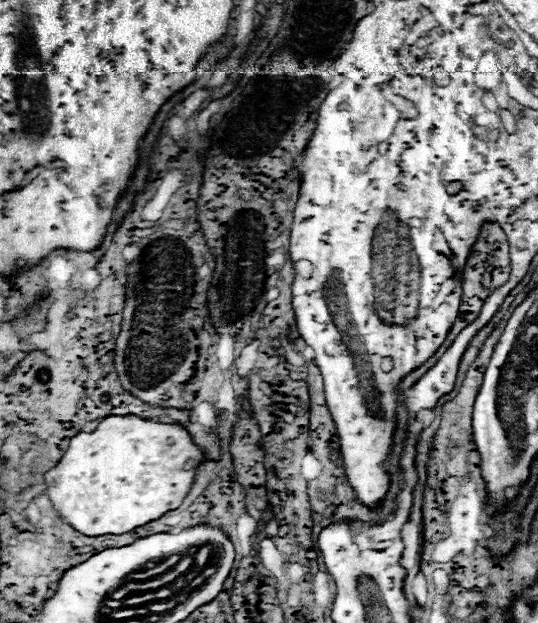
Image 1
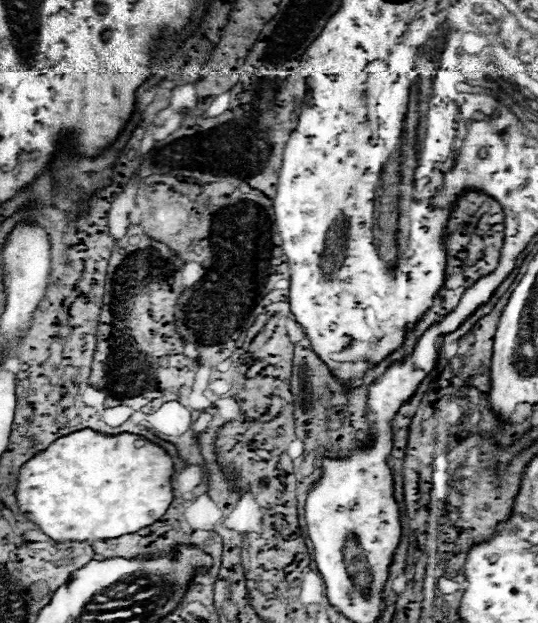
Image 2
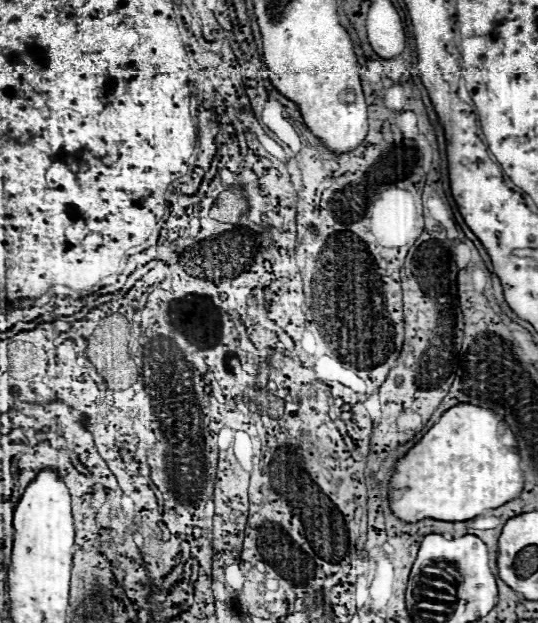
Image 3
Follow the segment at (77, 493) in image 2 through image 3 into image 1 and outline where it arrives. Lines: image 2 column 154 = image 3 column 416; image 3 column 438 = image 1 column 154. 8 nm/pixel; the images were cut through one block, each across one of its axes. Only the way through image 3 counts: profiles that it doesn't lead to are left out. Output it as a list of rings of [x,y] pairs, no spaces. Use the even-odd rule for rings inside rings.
[[[106,416],[100,426],[88,434],[80,432],[70,440],[70,448],[62,462],[44,474],[46,492],[68,524],[86,536],[126,534],[138,526],[158,520],[168,510],[176,510],[190,492],[196,470],[188,468],[188,460],[200,460],[202,450],[192,442],[192,436],[182,424],[164,424],[158,420],[144,420],[138,416]]]

